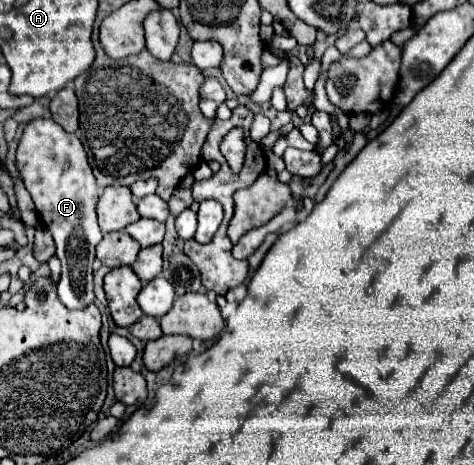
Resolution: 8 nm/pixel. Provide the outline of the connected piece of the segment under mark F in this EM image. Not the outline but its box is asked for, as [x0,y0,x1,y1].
[17,119,103,309]

